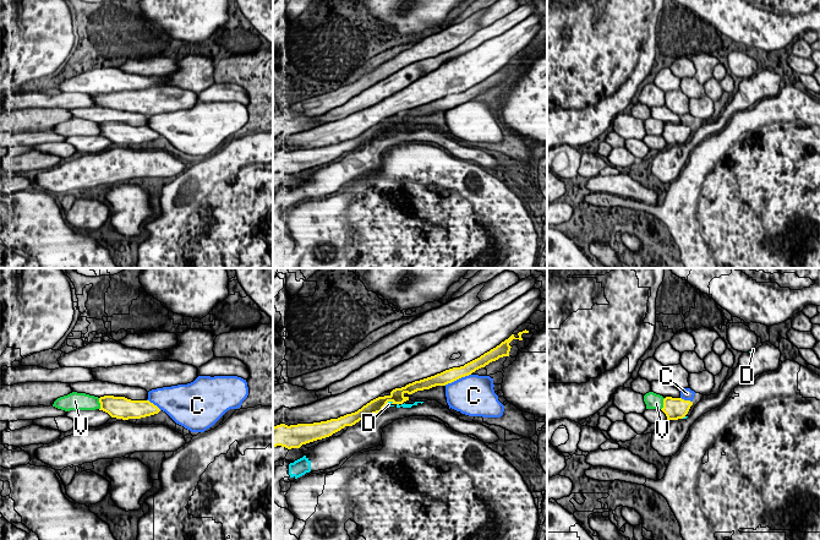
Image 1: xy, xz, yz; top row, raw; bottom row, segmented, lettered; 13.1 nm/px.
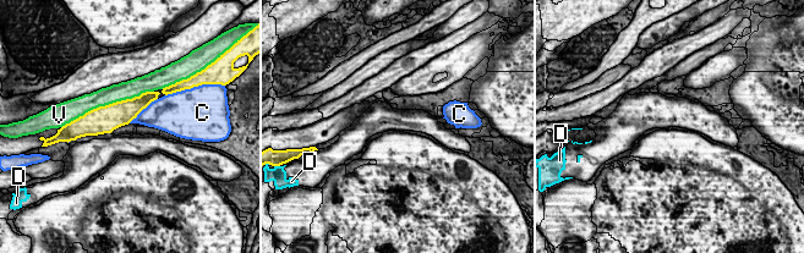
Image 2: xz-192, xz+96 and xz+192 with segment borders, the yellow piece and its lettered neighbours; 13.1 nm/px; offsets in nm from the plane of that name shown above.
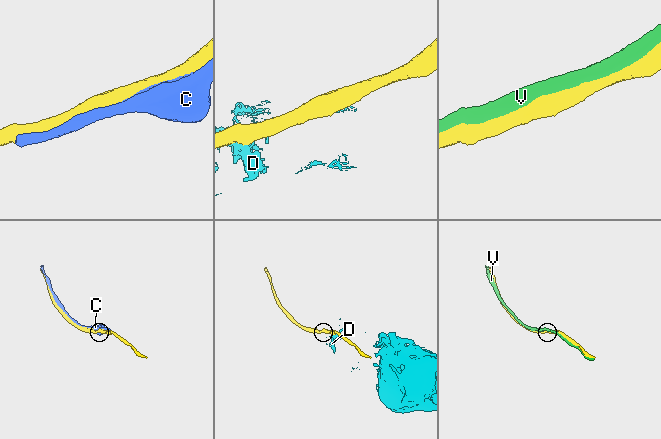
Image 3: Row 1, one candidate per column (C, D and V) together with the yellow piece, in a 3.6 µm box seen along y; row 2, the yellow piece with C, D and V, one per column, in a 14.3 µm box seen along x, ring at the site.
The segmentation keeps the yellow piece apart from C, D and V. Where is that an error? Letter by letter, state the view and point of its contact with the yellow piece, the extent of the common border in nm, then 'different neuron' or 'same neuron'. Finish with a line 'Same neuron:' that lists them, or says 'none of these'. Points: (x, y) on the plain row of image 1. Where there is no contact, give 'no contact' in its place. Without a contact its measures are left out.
C: meets yellow in xz at (457, 104); contact 380 nm long; different neuron
D: meets yellow in xz at (388, 126); contact 160 nm long; different neuron
V: meets yellow in xy at (100, 130); contact 160 nm long; different neuron
Same neuron: none of these

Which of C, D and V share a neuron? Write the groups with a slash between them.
C / D / V

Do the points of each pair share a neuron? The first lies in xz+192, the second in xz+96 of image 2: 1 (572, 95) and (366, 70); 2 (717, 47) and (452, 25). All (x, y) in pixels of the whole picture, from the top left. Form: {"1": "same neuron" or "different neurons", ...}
{"1": "different neurons", "2": "different neurons"}

